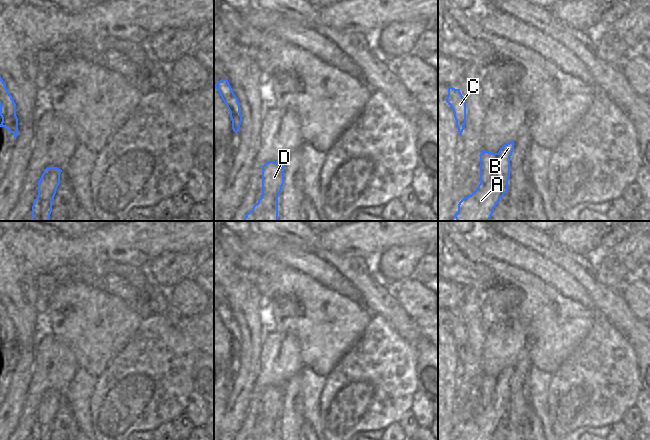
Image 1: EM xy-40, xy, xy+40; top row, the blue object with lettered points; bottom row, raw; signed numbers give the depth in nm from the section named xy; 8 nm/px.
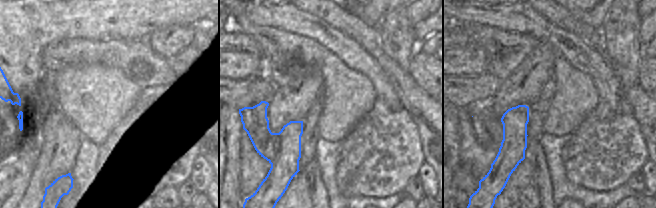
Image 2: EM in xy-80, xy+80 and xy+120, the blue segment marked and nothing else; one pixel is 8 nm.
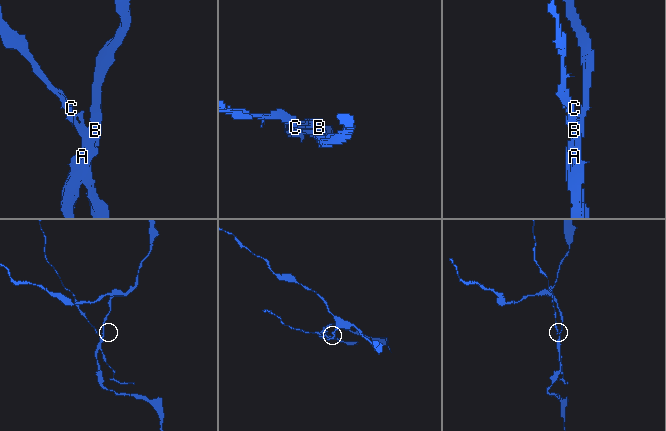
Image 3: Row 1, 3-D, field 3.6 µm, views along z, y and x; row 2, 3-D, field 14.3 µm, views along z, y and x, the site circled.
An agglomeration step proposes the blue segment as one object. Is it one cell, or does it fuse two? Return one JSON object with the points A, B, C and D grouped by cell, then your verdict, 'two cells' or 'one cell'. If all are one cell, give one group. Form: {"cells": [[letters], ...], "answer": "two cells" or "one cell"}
{"cells": [["A", "B"], ["C", "D"]], "answer": "two cells"}

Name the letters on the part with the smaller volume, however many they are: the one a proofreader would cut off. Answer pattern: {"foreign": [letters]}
{"foreign": ["C", "D"]}

